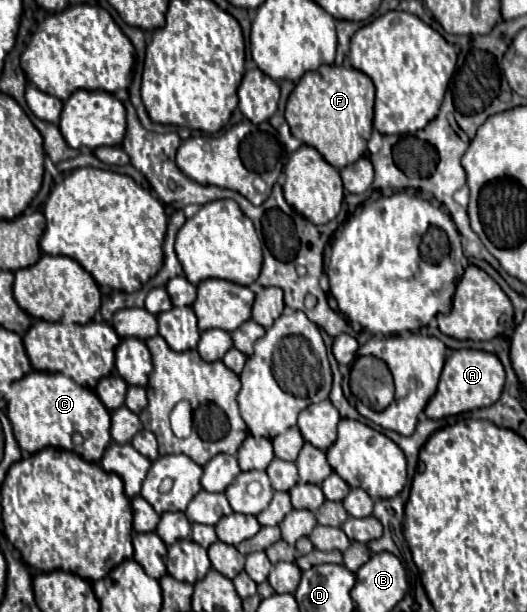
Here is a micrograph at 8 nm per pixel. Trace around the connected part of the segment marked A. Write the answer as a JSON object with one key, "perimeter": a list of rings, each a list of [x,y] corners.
{"perimeter":[[[458,349],[452,351],[450,357],[446,359],[444,371],[440,375],[438,391],[428,401],[424,413],[430,419],[444,419],[466,411],[490,407],[500,399],[502,387],[504,387],[504,367],[496,355],[486,351],[476,351],[476,349]]]}

